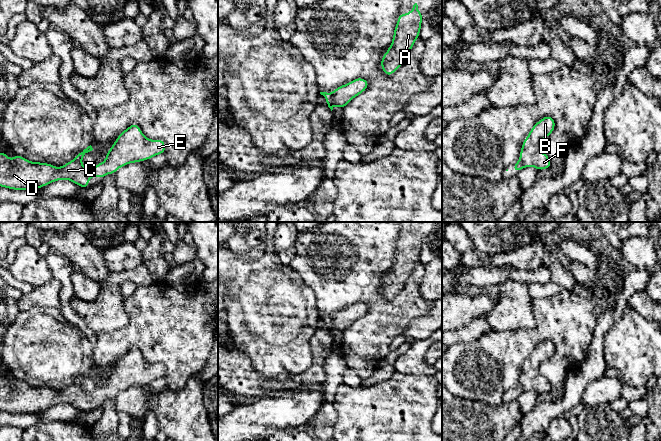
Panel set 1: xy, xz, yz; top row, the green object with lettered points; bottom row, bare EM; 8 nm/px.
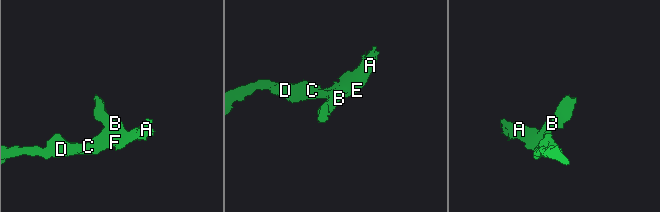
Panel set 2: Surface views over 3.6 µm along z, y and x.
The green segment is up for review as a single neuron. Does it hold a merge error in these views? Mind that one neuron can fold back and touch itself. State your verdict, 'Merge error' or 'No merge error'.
No merge error

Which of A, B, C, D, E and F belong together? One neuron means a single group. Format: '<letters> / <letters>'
A B C D E F

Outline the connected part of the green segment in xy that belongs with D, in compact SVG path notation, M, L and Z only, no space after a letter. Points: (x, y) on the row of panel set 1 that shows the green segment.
M131 124L127 129L118 135L118 138L113 143L112 147L108 150L107 156L102 163L95 165L93 168L86 168L82 164L84 155L93 150L92 146L78 153L73 160L64 164L61 167L55 167L49 163L31 162L28 159L15 154L13 159L10 159L6 153L0 152L0 187L5 187L13 190L36 190L38 188L47 186L48 184L58 180L69 180L80 187L89 187L89 179L96 176L104 178L107 174L114 174L119 168L130 163L136 163L153 158L156 155L165 153L165 142L161 139L151 140L144 136L138 124Z

